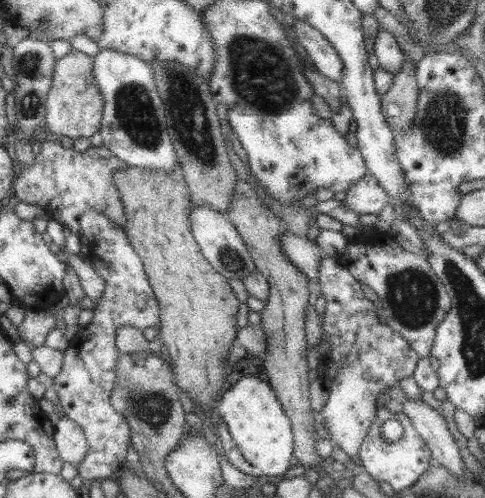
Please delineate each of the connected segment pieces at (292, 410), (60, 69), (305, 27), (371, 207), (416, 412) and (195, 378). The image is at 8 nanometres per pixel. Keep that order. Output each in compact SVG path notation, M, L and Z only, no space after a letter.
M239 180L233 190L233 197L230 198L228 209L223 215L235 227L248 248L247 253L249 253L254 267L268 282L268 298L265 300L263 309L259 312L259 326L266 332L268 342L262 362L263 370L267 376L268 386L273 390L283 412L289 419L293 456L297 458L297 462L301 466L314 469L314 466L320 464L322 459L315 453L314 420L308 398L307 371L309 363L305 359L306 338L303 324L304 310L308 304L308 278L301 274L295 265L289 263L289 259L281 251L279 237L285 232L287 218L279 219L269 209L259 202L255 190L250 184Z
M71 49L56 62L56 71L48 94L45 128L59 136L90 139L100 133L104 121L105 99L94 72L94 58L79 50Z
M292 19L292 28L300 44L310 57L318 73L336 82L342 82L342 64L335 49L325 37L303 20Z
M367 173L359 182L347 190L344 203L355 214L373 214L377 216L385 204L392 204L392 200L385 194L385 190Z
M404 398L402 413L410 420L419 438L425 443L433 458L433 463L443 466L454 478L462 478L464 466L451 433L445 427L445 419L421 400Z
M128 164L125 169L117 171L114 181L124 202L125 214L128 216L126 233L133 249L144 262L148 279L160 302L159 340L165 346L166 357L176 375L176 383L182 391L192 397L199 410L205 410L206 414L209 414L215 396L223 384L223 362L226 362L231 342L236 338L237 298L231 287L227 286L223 275L204 258L194 237L190 221L192 196L182 166L178 165L171 173L165 173Z

